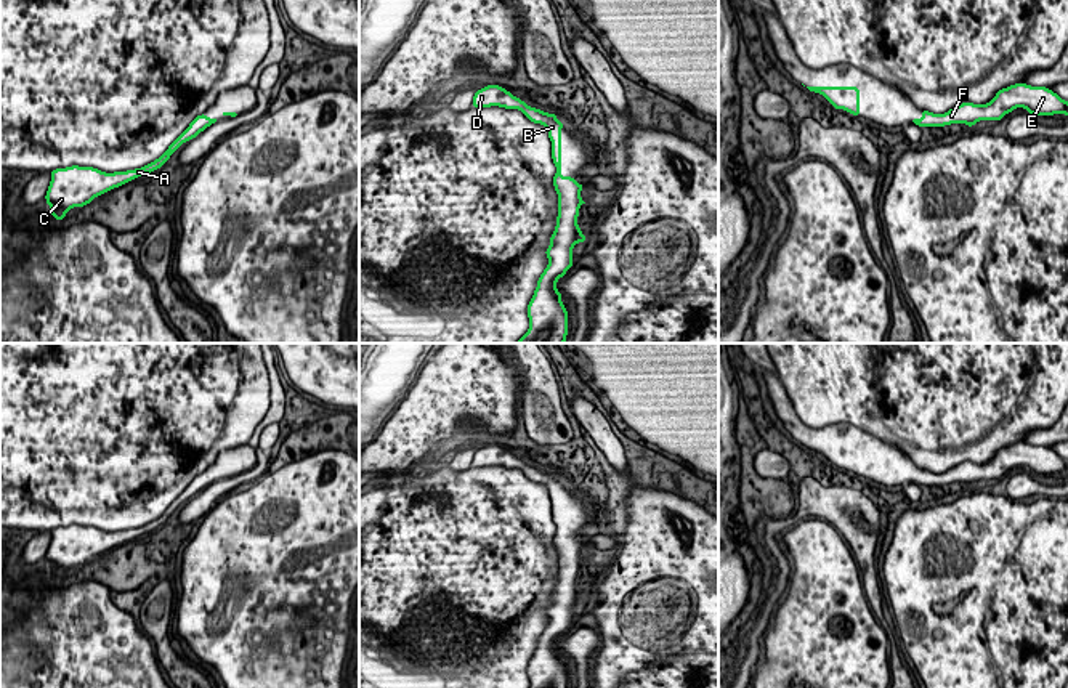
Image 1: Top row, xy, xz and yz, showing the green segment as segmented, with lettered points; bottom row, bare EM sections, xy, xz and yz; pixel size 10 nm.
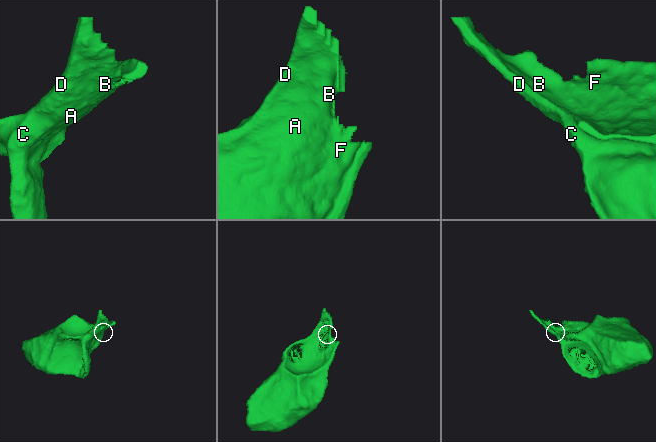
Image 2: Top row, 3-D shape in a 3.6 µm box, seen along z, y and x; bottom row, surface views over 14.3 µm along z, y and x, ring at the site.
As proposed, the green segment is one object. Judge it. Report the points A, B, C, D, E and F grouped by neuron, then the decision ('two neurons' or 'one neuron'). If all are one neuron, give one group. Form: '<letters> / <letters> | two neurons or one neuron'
A B C D E F | one neuron

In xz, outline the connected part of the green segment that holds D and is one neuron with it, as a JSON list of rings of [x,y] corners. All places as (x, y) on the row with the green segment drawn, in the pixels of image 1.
[[[499,85],[483,87],[473,96],[471,107],[491,106],[521,111],[531,122],[544,125],[552,141],[552,159],[556,167],[553,186],[558,194],[556,226],[550,237],[550,247],[545,250],[548,265],[539,276],[537,287],[528,305],[531,326],[516,343],[564,343],[568,311],[561,303],[563,295],[556,290],[556,282],[574,265],[572,247],[587,241],[587,236],[581,233],[577,225],[579,208],[585,204],[581,197],[584,183],[579,184],[572,176],[561,175],[563,122],[556,119],[556,112],[547,114],[531,107]]]

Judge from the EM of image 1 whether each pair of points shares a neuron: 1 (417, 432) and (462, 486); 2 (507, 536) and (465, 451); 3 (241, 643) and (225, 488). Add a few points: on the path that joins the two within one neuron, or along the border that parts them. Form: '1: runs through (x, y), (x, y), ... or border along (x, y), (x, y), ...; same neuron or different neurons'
1: border along (443, 454), (440, 459); different neurons
2: border along (449, 456), (454, 470), (465, 470), (470, 465); different neurons
3: border along (230, 493), (206, 515); different neurons

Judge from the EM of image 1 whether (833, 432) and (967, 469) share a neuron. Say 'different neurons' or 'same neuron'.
same neuron

